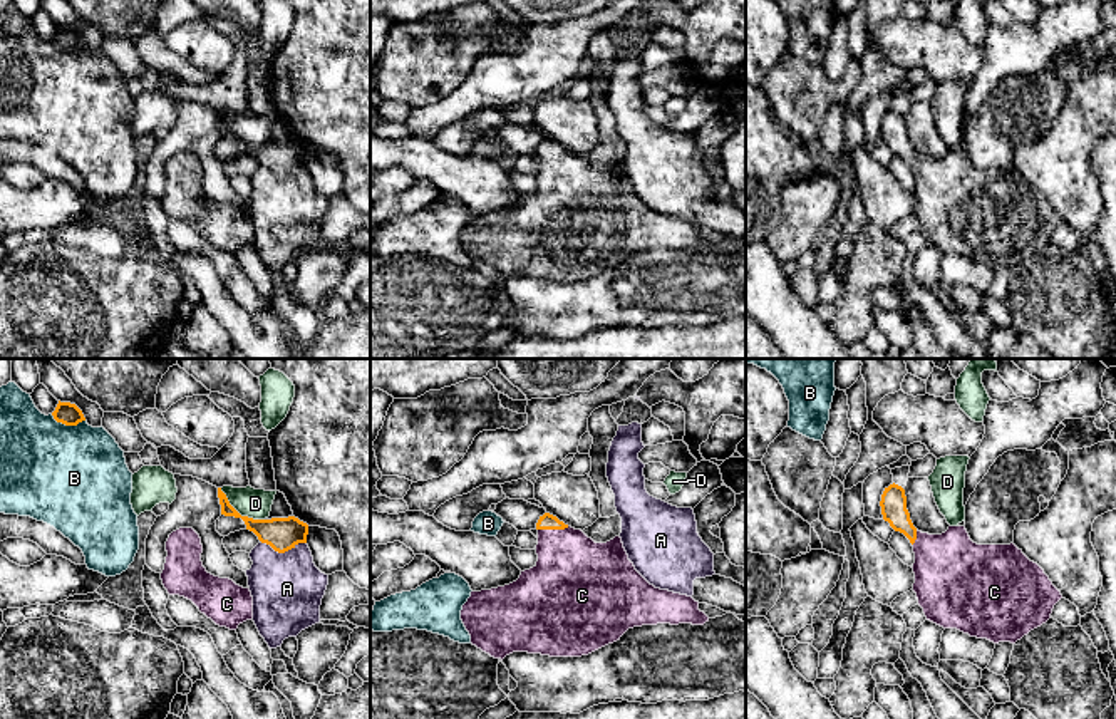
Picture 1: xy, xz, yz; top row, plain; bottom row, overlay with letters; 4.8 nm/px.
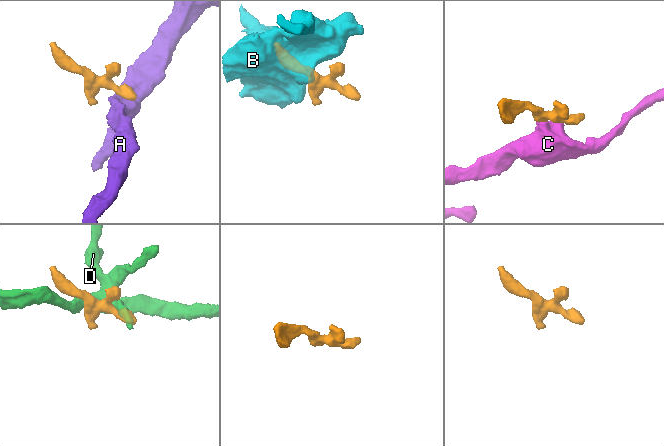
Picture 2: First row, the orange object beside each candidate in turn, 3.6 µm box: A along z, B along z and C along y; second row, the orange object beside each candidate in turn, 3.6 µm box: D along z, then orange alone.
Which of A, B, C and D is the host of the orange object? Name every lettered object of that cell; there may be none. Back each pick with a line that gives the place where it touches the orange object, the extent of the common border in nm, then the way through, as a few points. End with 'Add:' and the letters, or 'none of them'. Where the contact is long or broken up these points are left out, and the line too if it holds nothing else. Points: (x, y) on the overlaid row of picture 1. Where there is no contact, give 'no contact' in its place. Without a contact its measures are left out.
C: xz (553, 528) | 150 nm | across xz (547, 522), (553, 528), (573, 575)
Add: C

